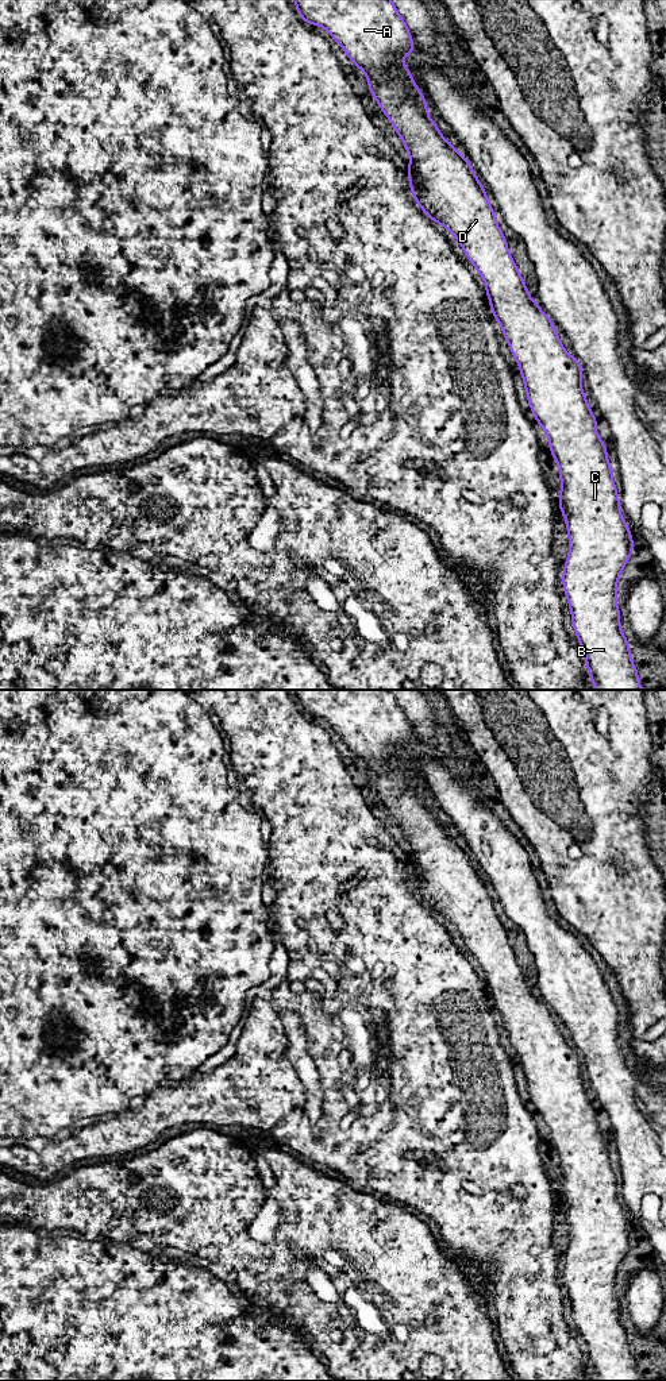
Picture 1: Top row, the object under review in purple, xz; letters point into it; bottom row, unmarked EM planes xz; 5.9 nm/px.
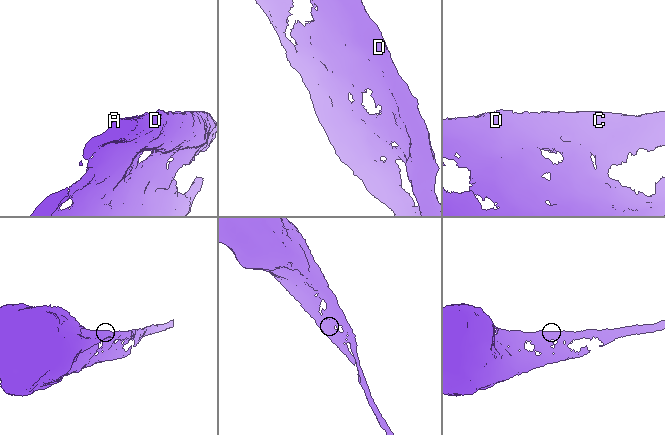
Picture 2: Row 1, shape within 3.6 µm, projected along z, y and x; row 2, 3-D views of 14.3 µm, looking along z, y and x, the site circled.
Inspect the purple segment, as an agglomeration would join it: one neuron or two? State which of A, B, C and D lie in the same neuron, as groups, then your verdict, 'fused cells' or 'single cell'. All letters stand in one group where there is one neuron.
groups A B C D; single cell

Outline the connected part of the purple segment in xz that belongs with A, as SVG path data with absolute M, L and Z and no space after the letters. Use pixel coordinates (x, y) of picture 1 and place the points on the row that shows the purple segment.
M294 0L303 20L324 27L342 46L355 66L362 69L370 85L369 93L377 99L380 109L394 126L399 136L411 155L408 180L415 201L436 224L450 231L463 248L465 255L481 274L490 302L490 309L503 328L524 381L527 400L548 436L550 452L554 455L561 472L559 509L566 518L570 551L562 576L563 590L570 606L573 628L585 652L590 680L596 690L642 690L638 668L631 660L628 640L620 629L620 610L616 602L616 586L623 567L631 558L634 543L627 522L620 513L620 501L613 483L611 464L607 459L607 444L596 432L597 417L589 410L588 400L581 390L582 369L577 358L570 356L562 346L551 319L539 309L528 294L527 286L509 254L507 238L496 223L482 184L476 177L469 161L461 155L440 134L427 112L427 103L416 86L409 67L401 59L415 51L412 35L404 19L390 0Z

